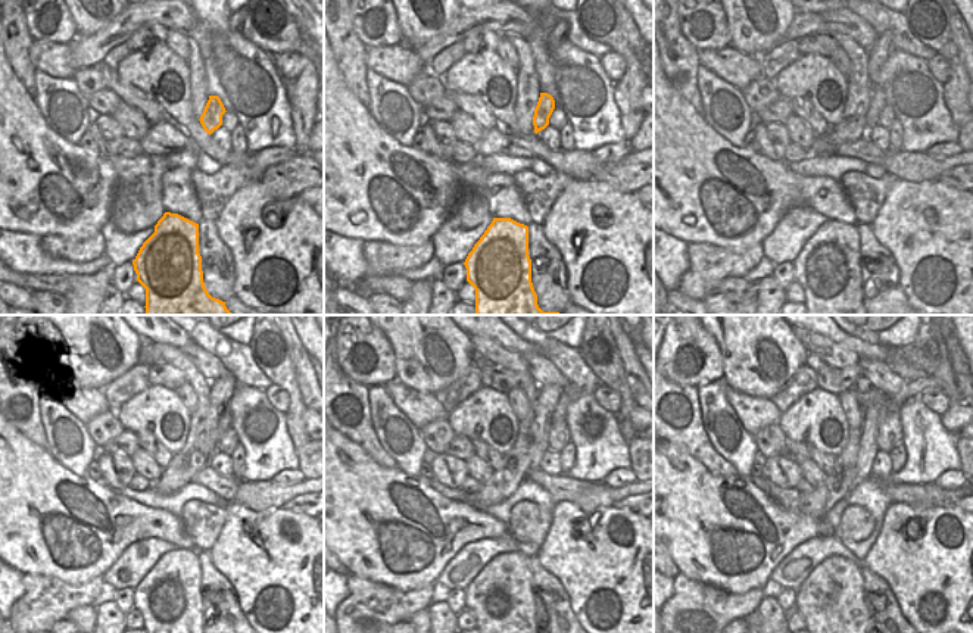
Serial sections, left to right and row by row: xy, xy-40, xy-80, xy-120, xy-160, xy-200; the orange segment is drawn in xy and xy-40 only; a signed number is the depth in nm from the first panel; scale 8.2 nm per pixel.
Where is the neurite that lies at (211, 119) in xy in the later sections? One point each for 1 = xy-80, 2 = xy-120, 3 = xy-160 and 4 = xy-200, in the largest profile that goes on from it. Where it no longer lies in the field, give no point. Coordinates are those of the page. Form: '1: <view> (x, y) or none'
1: xy-80 (878, 99)
2: xy-120 (224, 424)
3: xy-160 (571, 392)
4: xy-200 (916, 387)

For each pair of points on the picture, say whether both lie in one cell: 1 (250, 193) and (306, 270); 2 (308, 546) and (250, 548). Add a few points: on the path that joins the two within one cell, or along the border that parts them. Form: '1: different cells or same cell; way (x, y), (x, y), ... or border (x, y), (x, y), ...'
1: same cell; way (250, 212), (250, 217), (287, 253)
2: same cell; way (293, 561), (268, 563), (265, 560)

